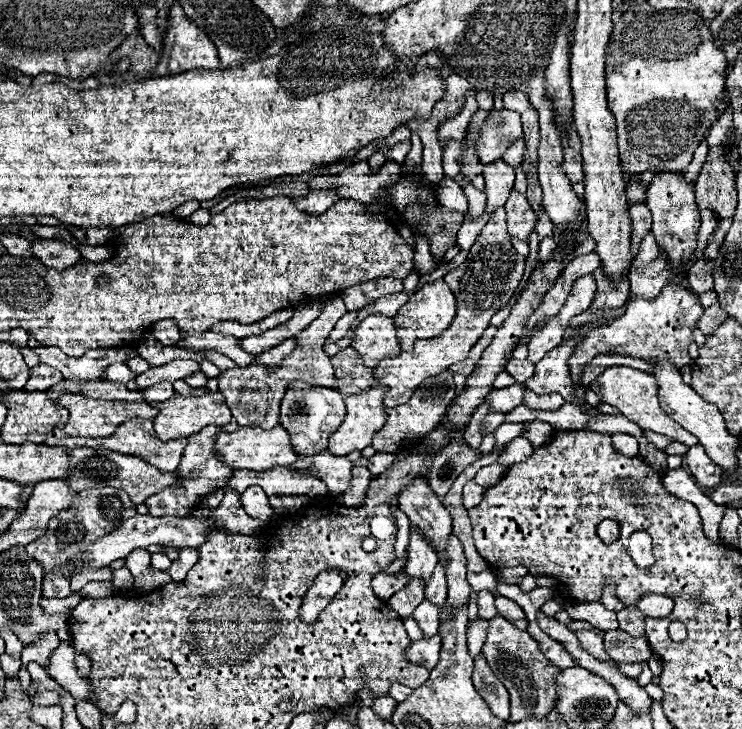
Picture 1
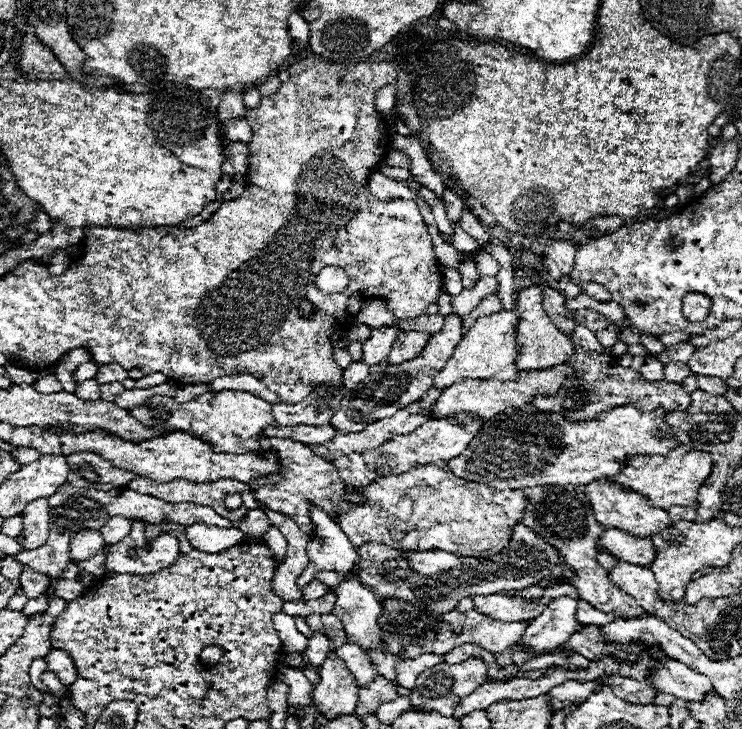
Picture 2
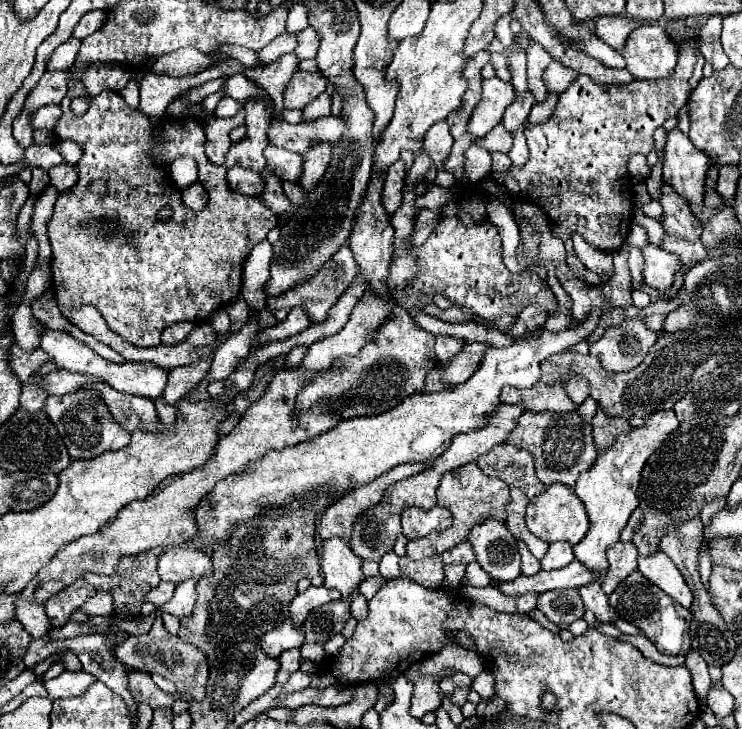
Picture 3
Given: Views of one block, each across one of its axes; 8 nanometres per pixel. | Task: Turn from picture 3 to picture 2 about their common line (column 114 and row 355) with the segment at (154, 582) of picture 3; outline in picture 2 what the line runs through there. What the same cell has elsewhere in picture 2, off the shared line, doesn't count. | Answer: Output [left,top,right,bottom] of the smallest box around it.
[532,350,690,420]

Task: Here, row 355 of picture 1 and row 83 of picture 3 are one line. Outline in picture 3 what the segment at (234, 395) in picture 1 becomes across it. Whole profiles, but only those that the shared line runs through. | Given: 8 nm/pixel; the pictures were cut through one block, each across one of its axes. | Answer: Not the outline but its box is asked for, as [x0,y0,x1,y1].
[284,72,326,110]

